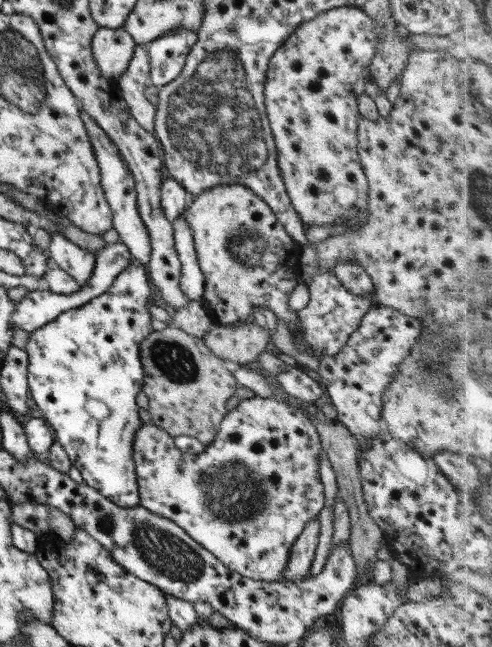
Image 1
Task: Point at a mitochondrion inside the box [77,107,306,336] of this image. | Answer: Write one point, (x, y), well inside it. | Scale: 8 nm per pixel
(247, 250)

